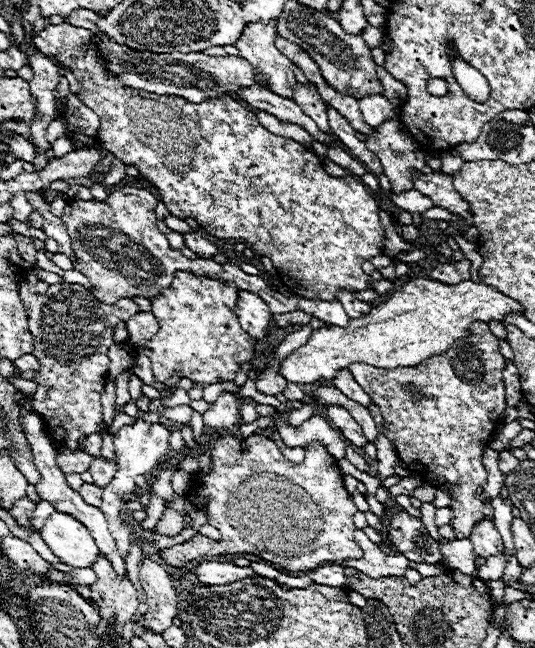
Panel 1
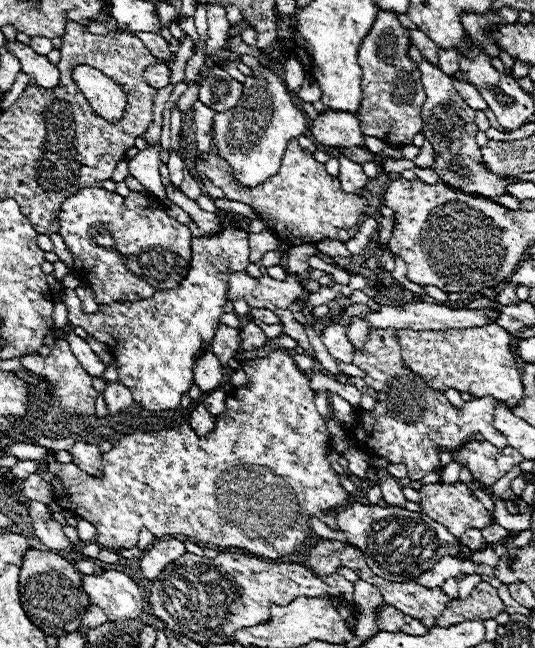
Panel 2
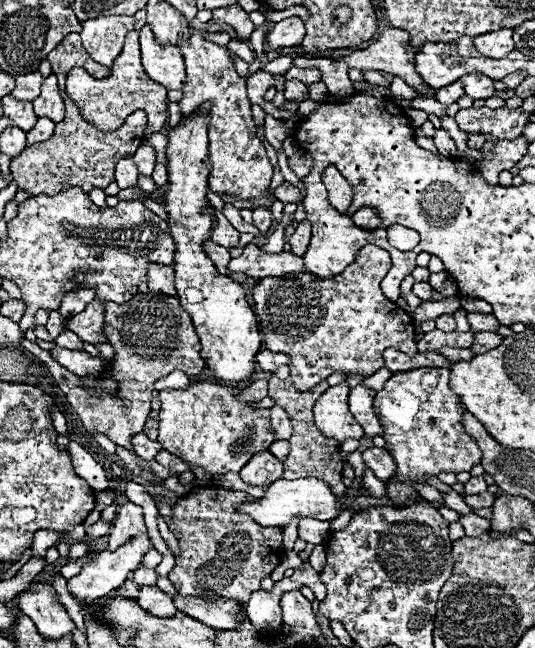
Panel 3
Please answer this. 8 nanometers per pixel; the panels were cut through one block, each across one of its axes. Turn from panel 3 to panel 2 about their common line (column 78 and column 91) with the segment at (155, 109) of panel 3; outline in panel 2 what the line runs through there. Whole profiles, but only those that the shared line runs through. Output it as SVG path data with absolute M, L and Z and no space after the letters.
M78 66L72 72L72 78L86 96L94 114L104 118L106 122L118 122L120 118L124 118L124 112L128 108L126 92L118 84L114 84L114 80L102 76L102 72L90 70L88 66Z

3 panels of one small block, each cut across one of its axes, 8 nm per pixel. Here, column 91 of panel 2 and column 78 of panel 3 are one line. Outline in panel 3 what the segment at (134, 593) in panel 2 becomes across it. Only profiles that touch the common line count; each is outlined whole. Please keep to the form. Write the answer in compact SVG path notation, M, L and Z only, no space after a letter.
M142 532L142 534L134 536L134 538L130 538L124 546L120 546L120 548L114 550L114 552L110 552L110 550L98 552L92 560L88 560L88 562L82 566L82 572L80 572L78 576L74 576L74 578L68 580L68 590L70 590L70 594L72 594L78 602L82 602L82 604L90 604L90 602L94 602L96 598L108 596L110 592L118 590L118 588L128 580L128 576L140 566L142 556L144 556L146 552L150 552L150 550L154 550L154 542L150 540L148 532Z

